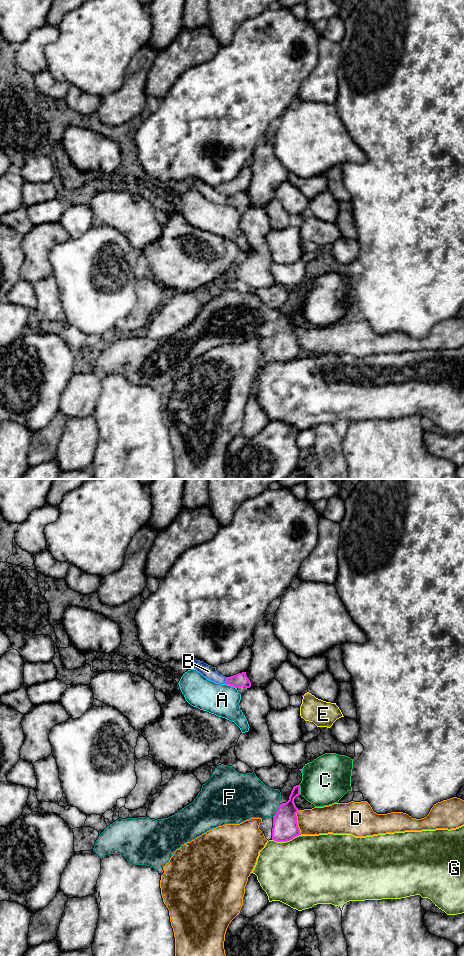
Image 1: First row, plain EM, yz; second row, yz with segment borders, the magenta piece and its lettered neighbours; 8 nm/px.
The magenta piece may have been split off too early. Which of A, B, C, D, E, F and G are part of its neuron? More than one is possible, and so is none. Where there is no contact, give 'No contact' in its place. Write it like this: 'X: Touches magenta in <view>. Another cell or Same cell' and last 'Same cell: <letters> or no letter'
A: Touches magenta in yz. Another cell
B: Touches magenta in yz. Same cell
C: Touches magenta in yz. Another cell
D: Touches magenta in yz. Another cell
E: Touches magenta in yz. Another cell
F: Touches magenta in yz. Another cell
G: Touches magenta in yz. Another cell
Same cell: B

